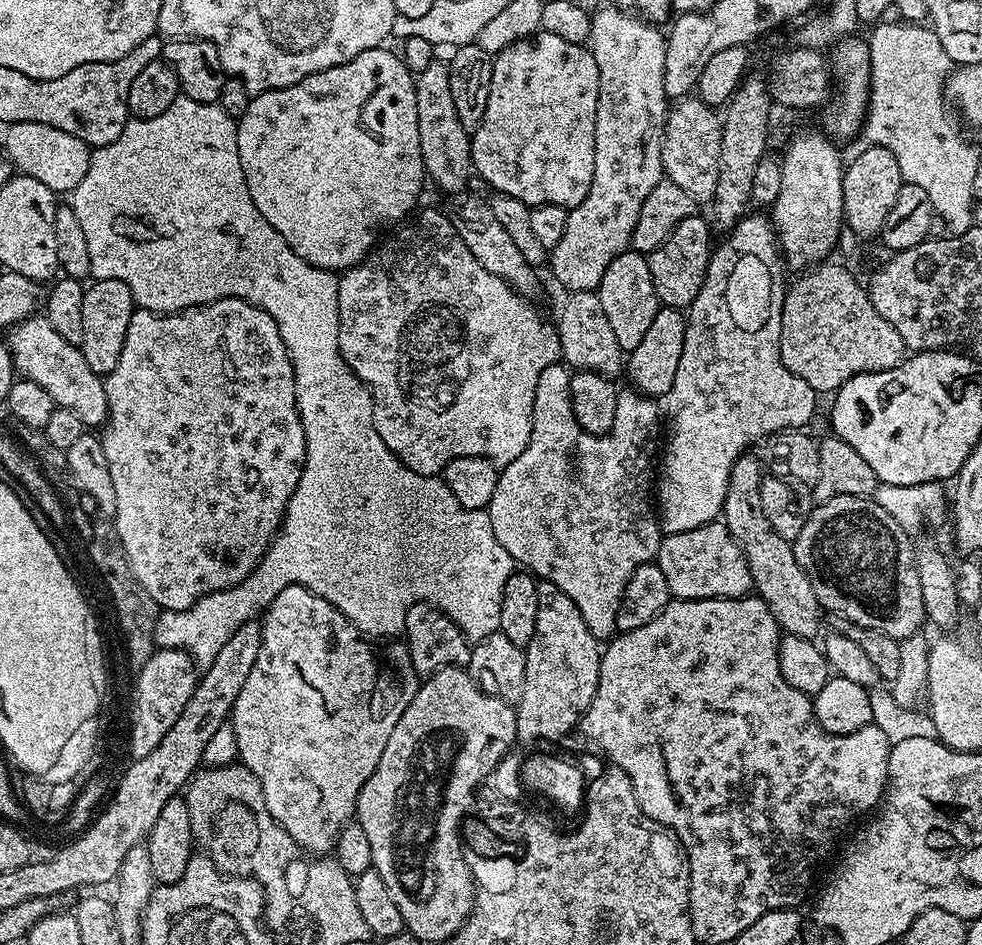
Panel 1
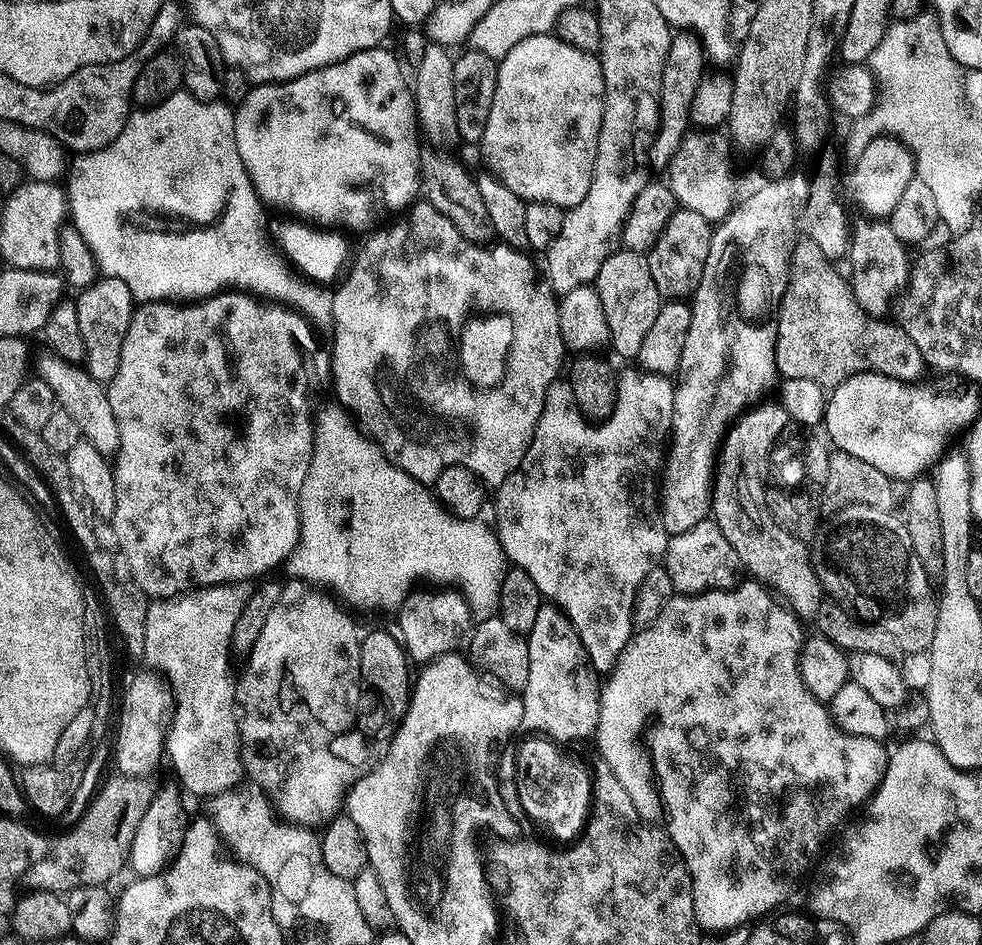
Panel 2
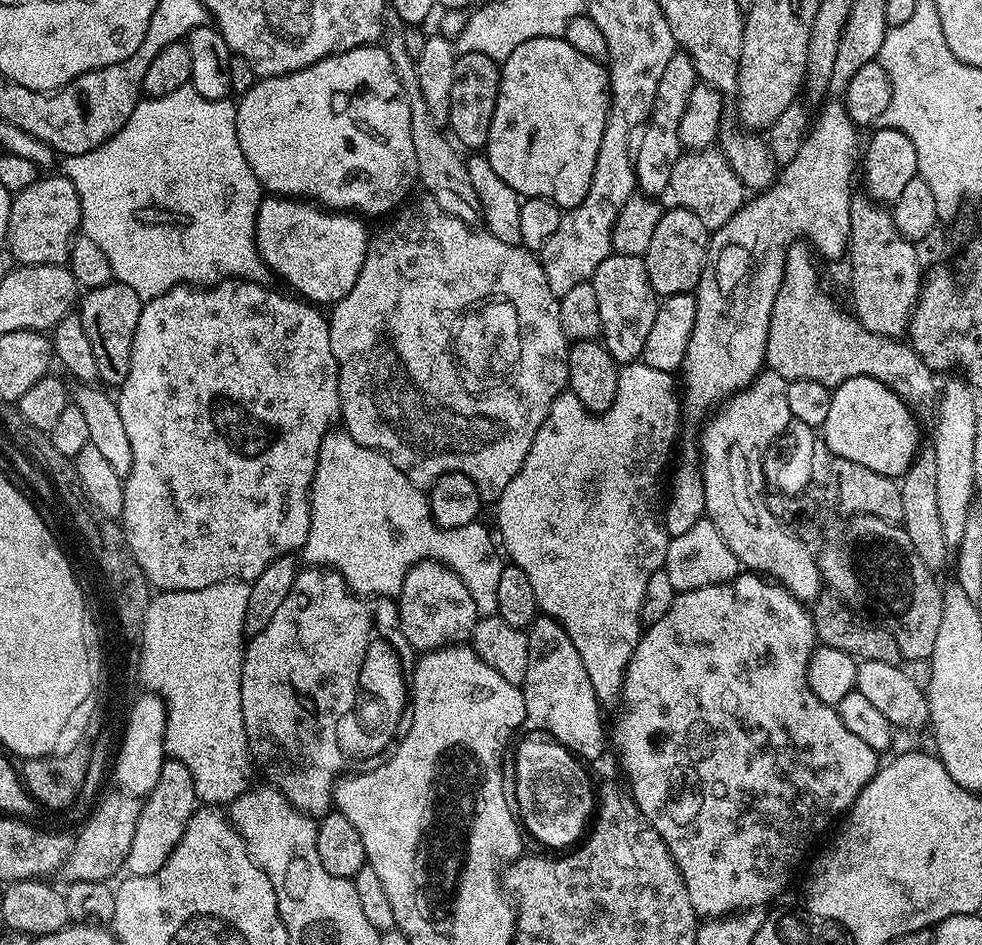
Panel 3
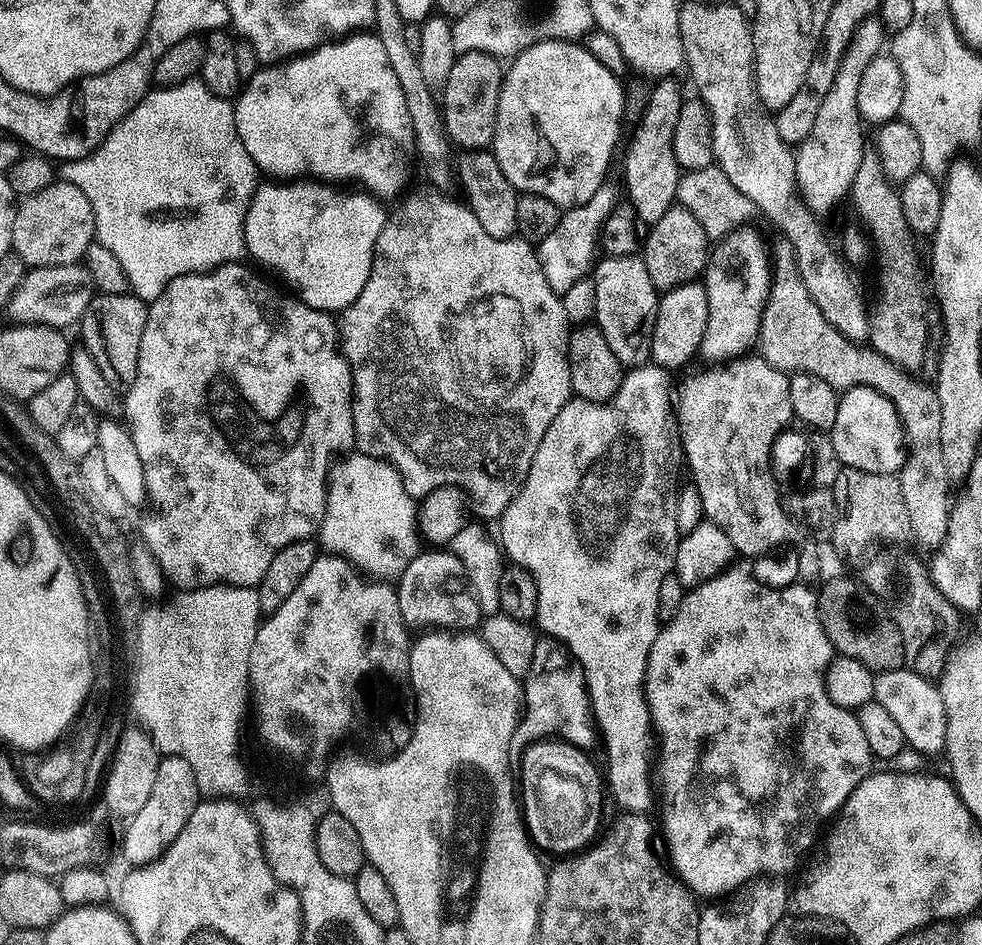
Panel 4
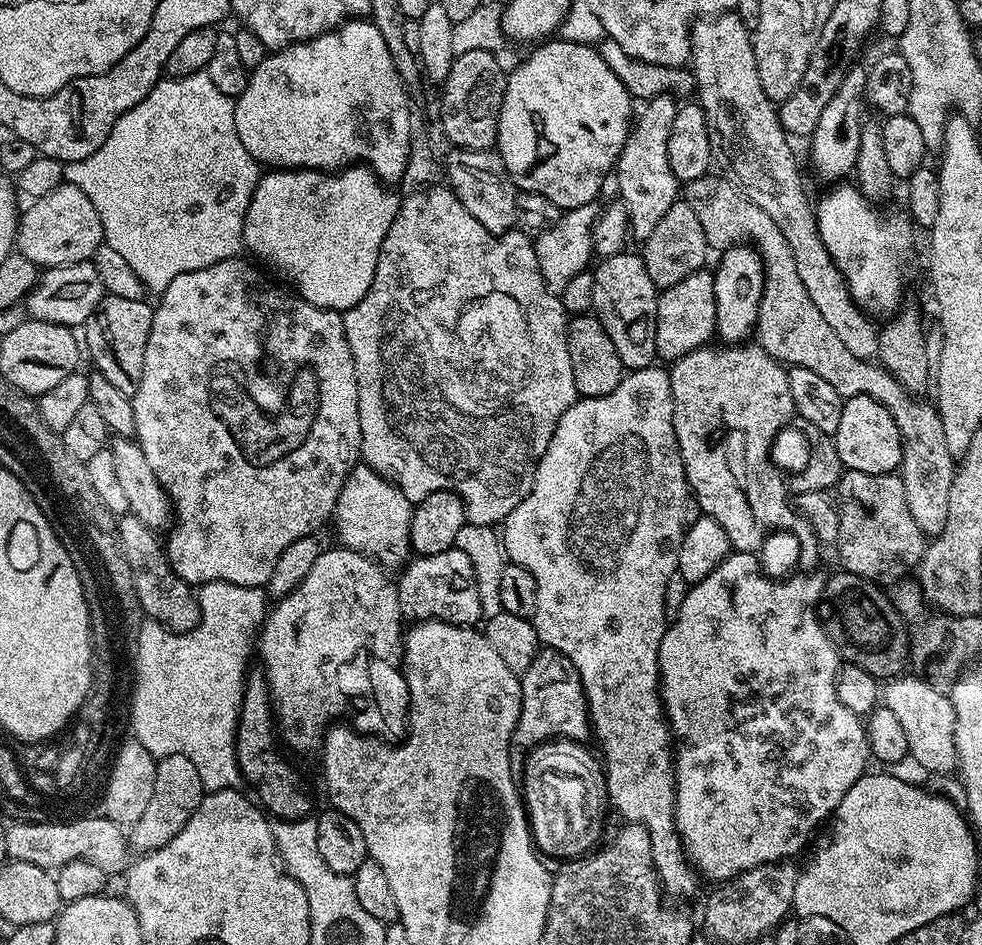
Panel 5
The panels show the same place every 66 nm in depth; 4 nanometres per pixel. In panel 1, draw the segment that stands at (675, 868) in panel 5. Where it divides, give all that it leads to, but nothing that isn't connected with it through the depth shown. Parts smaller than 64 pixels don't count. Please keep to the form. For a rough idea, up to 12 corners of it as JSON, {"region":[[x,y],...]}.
{"region":[[570,372],[538,378],[530,442],[487,506],[521,569],[590,634],[662,533],[662,408],[620,392],[607,436]]}

